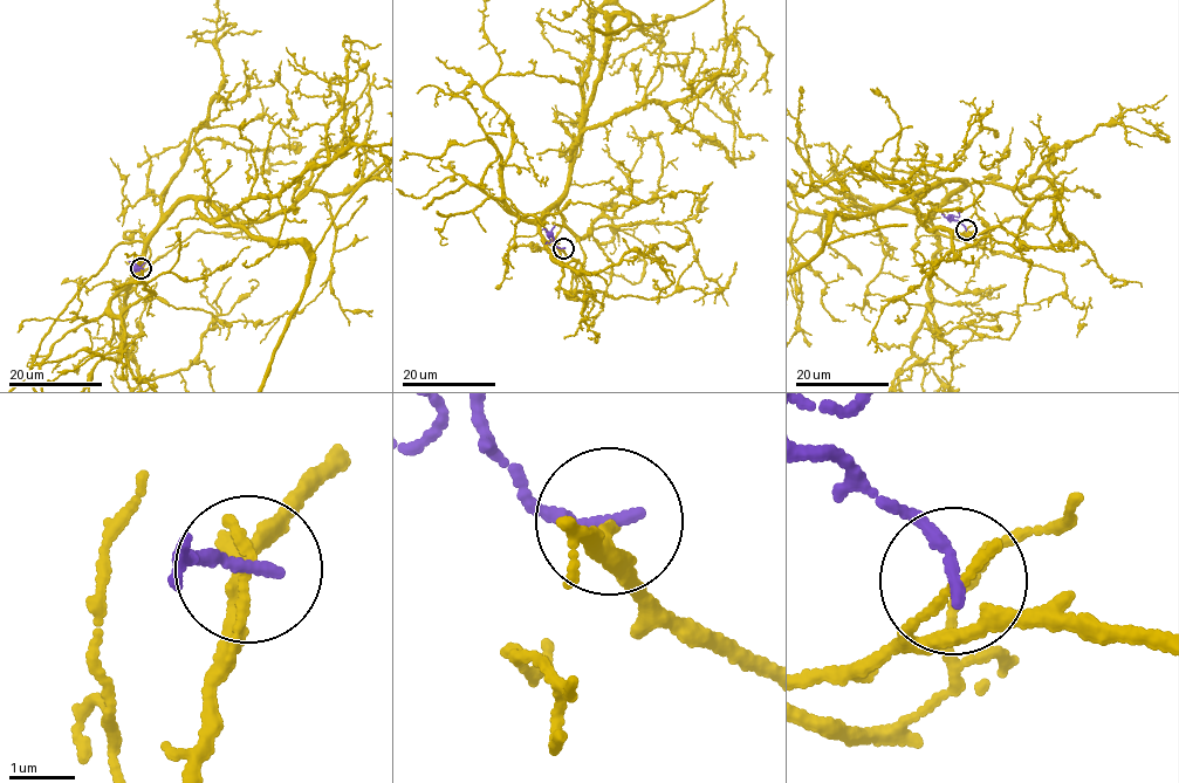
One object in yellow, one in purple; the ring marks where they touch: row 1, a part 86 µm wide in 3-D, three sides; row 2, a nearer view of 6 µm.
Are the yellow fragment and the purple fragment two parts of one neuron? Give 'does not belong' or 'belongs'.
does not belong

